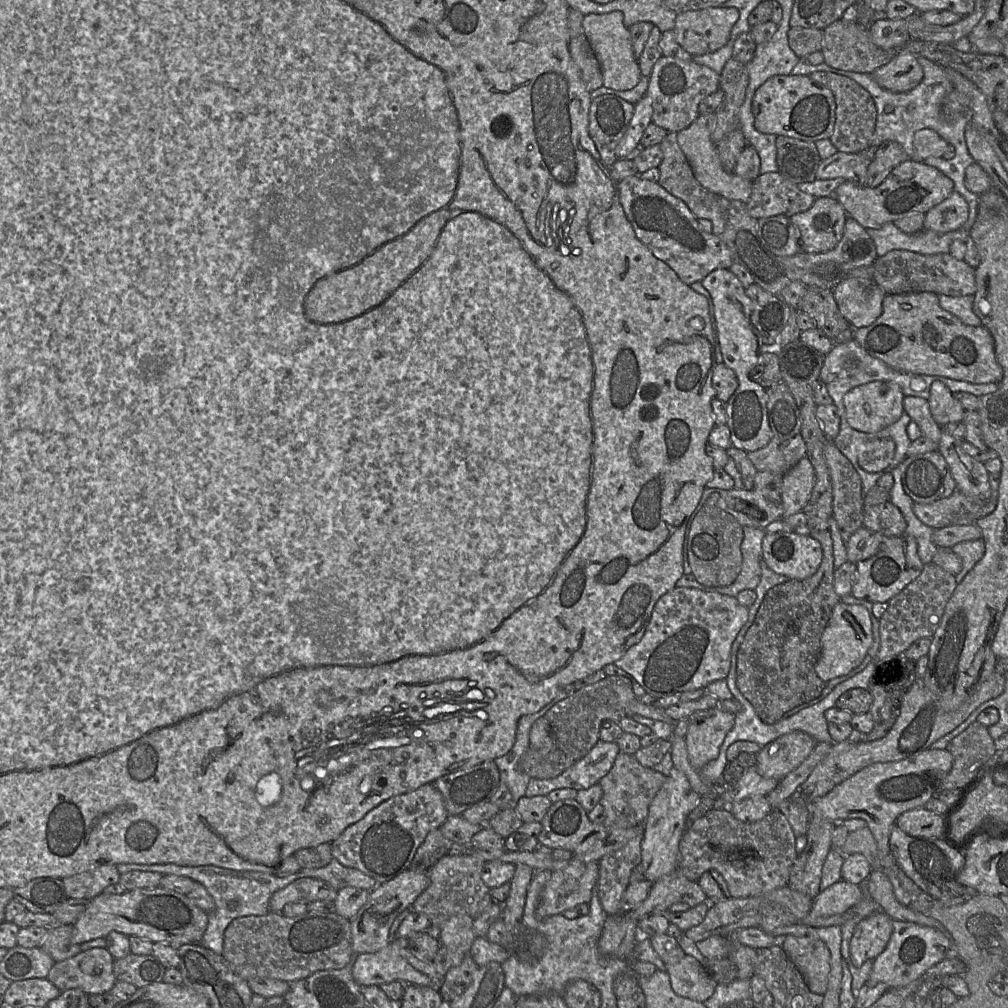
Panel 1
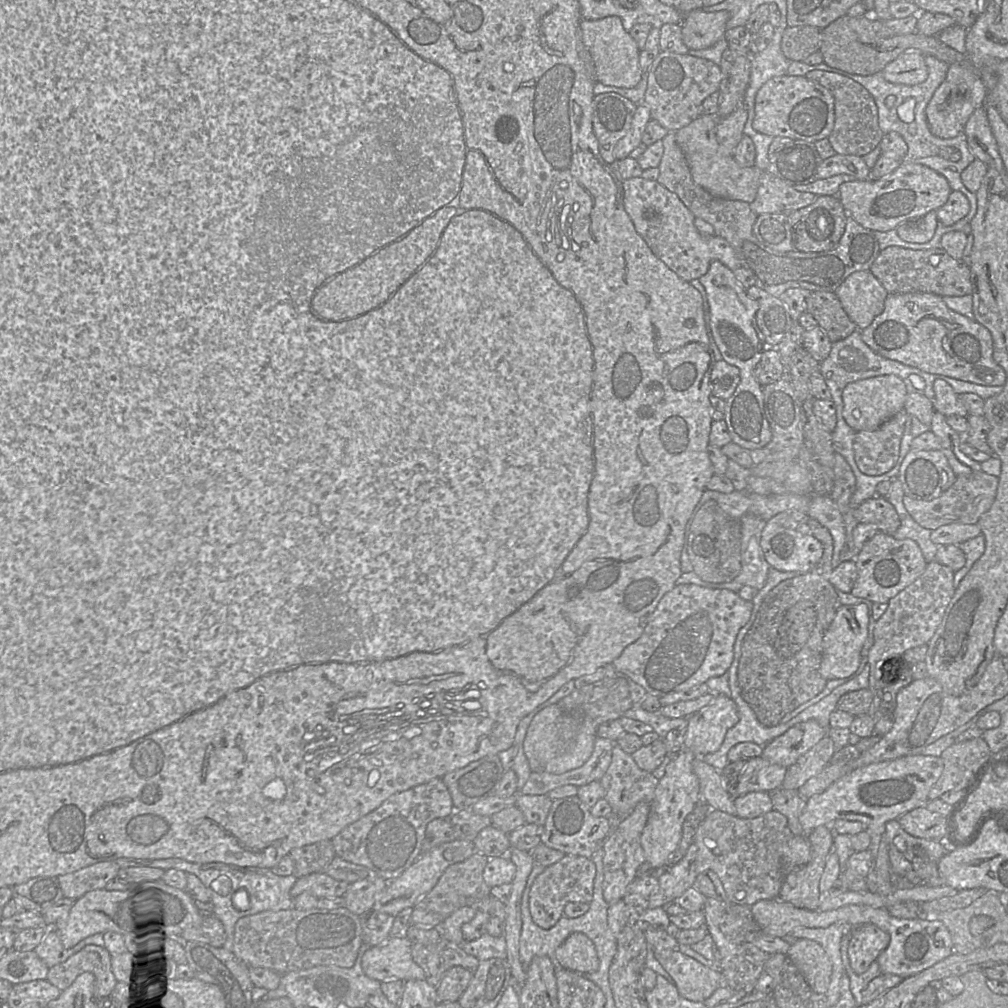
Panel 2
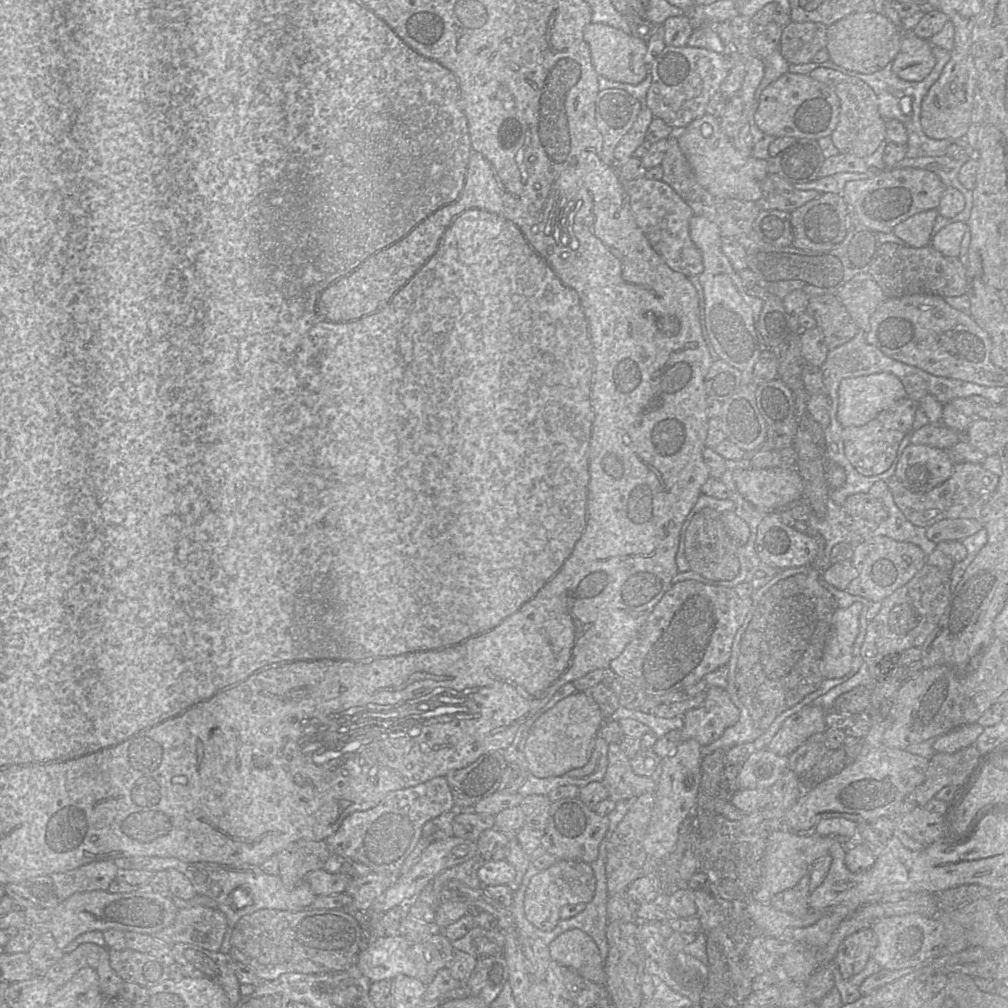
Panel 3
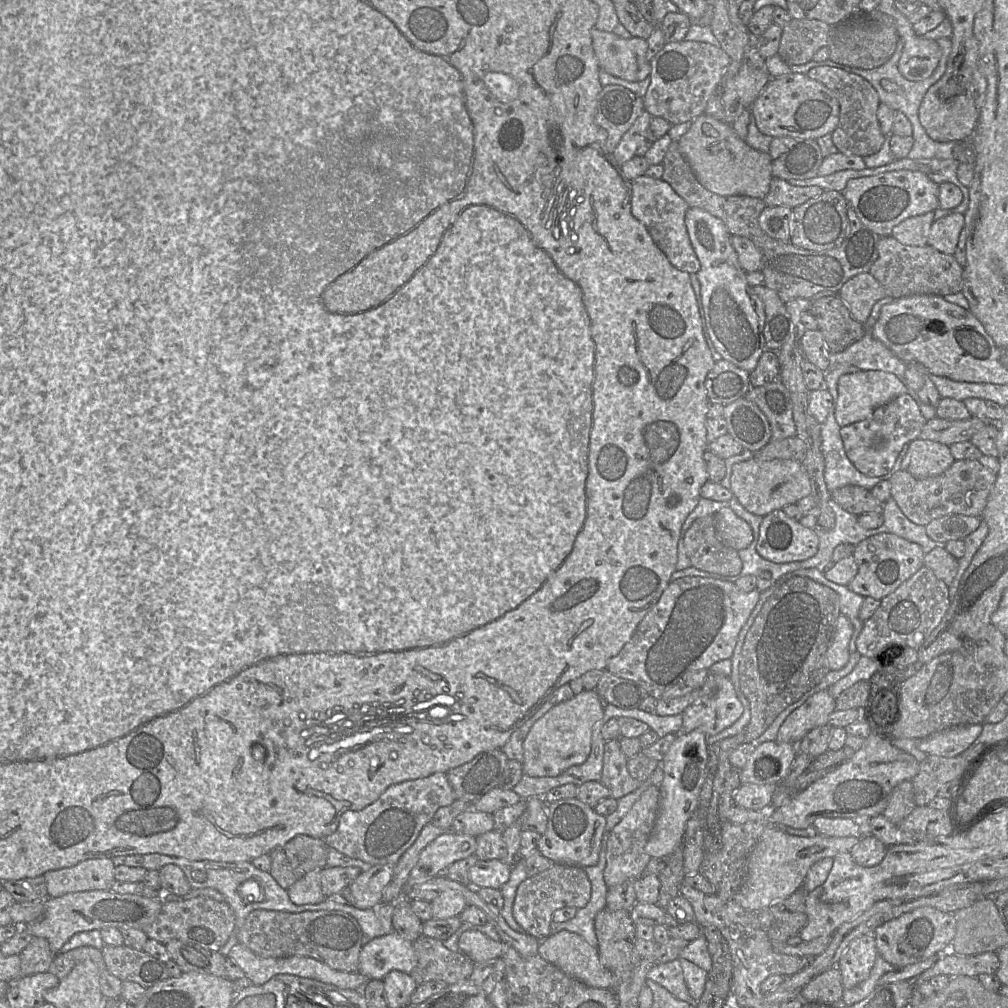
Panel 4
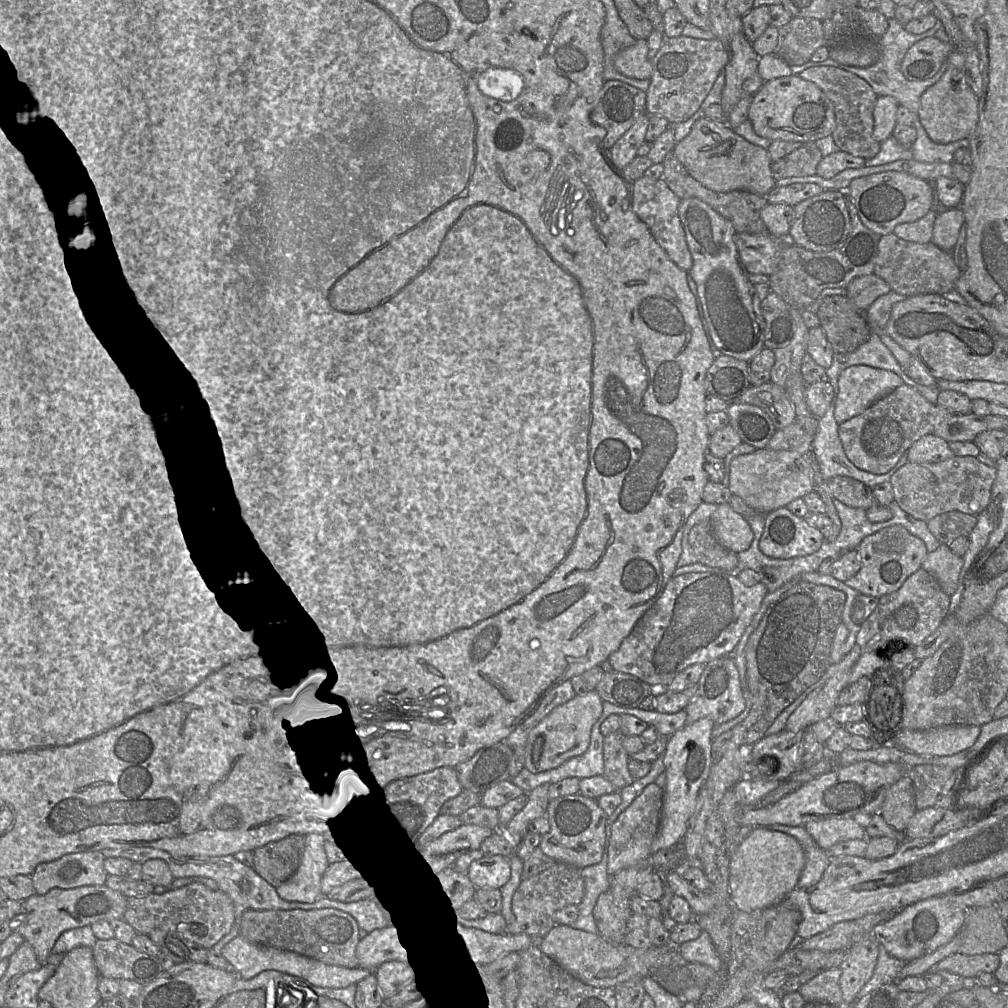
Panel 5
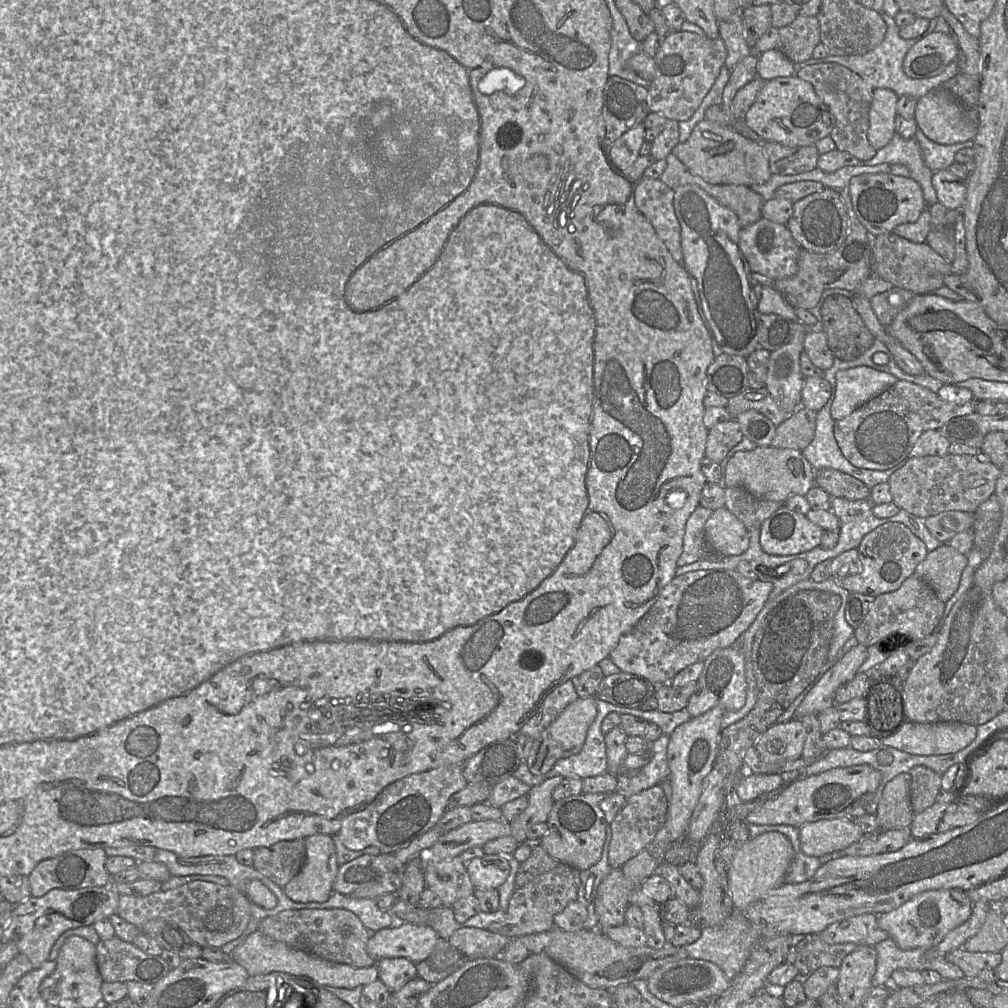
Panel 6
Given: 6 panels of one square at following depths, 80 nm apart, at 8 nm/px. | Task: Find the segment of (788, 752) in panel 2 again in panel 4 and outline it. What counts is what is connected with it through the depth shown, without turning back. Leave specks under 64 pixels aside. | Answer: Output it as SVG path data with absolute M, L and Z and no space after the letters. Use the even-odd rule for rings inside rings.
M828 690L816 692L786 718L776 741L797 745L810 730L828 724L830 714L836 710L835 702Z

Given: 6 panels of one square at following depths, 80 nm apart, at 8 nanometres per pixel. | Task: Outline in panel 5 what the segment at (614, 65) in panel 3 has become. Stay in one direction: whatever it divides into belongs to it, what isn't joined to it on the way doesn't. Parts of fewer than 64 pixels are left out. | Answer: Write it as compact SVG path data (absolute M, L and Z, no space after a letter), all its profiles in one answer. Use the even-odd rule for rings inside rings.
M638 39L635 43L621 50L615 57L616 70L630 78L646 80L652 76L652 61L648 59L647 40Z

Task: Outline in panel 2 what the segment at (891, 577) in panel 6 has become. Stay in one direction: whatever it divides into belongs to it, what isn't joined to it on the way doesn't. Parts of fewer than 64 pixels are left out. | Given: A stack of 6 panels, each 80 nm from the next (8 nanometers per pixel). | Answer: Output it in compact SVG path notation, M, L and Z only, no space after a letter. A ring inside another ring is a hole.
M877 532L855 557L857 579L850 593L871 603L888 603L893 597L911 585L925 571L927 562L920 546L912 539L896 539L892 535Z

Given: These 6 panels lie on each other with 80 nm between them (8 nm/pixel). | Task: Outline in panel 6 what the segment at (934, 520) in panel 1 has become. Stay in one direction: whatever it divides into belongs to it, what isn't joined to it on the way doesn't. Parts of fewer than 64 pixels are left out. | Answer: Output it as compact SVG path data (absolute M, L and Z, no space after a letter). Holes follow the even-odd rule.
M970 455L910 457L890 476L888 484L894 504L922 519L945 511L974 514L994 494L1000 471L991 462L981 463Z

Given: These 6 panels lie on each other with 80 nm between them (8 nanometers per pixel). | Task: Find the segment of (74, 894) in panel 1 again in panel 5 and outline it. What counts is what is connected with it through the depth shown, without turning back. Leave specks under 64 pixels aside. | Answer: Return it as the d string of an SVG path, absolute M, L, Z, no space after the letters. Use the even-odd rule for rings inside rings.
M100 851L78 852L37 865L31 875L36 895L44 895L53 888L105 885L105 859Z

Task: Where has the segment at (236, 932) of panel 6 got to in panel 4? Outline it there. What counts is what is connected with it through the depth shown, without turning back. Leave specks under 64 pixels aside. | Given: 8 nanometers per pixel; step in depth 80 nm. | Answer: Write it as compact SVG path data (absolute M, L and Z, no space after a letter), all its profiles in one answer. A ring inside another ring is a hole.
M195 897L187 900L164 900L162 909L154 922L144 928L149 939L162 944L170 940L191 942L210 951L219 951L235 928L235 915L225 901L215 901L207 897Z

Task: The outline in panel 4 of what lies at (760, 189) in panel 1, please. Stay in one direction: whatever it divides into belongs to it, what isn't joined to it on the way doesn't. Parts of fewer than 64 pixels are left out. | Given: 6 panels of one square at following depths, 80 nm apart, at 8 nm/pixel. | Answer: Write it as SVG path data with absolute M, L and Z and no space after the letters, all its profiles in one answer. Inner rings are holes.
M773 177L769 192L763 200L767 207L785 206L793 209L822 192L819 186L793 186L787 180Z

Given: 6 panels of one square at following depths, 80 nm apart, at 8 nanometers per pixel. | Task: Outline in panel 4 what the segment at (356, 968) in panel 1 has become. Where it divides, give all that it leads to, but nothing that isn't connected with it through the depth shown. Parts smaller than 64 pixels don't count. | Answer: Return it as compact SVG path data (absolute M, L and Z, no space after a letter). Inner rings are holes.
M391 932L373 938L363 945L358 972L369 979L383 980L392 970L410 974L415 965L414 942Z

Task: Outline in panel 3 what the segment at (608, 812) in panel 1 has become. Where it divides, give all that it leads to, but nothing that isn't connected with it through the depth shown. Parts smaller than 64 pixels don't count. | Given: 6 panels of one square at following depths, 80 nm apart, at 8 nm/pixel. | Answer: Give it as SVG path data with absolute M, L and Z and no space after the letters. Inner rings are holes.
M619 743L608 745L608 765L601 782L608 792L608 798L615 803L648 792L655 795L657 786L651 777L633 772L630 759L622 752Z

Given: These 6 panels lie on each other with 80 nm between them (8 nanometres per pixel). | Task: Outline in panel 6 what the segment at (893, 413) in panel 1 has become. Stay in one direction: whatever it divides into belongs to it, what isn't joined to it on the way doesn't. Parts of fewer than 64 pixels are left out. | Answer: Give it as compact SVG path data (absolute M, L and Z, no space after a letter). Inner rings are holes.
M867 366L838 371L831 405L832 418L835 421L845 418L898 380L892 374Z

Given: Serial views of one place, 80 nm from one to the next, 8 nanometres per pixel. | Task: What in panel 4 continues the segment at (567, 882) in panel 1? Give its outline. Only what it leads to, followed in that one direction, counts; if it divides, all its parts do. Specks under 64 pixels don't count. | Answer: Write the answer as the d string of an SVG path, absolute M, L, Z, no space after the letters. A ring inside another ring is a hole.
M554 863L547 870L527 877L517 888L513 903L513 916L524 932L538 940L551 934L552 915L564 907L584 907L591 897L591 883L584 868L576 865Z

